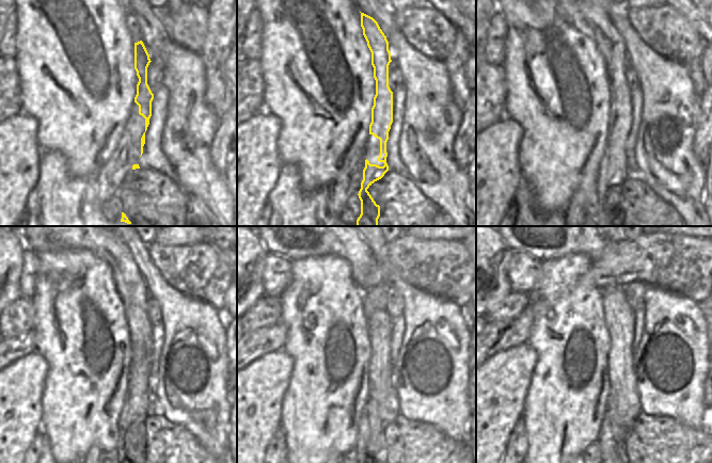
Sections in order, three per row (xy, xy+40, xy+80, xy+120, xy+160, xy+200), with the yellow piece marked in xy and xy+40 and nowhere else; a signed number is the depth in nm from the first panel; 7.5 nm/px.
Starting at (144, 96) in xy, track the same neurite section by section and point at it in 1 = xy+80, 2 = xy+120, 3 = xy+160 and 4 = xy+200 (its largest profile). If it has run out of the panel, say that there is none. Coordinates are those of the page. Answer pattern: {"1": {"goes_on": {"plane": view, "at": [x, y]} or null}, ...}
{"1": {"goes_on": {"plane": "xy+80", "at": [608, 42]}}, "2": {"goes_on": {"plane": "xy+120", "at": [111, 248]}}, "3": {"goes_on": {"plane": "xy+160", "at": [352, 248]}}, "4": {"goes_on": {"plane": "xy+200", "at": [543, 248]}}}

